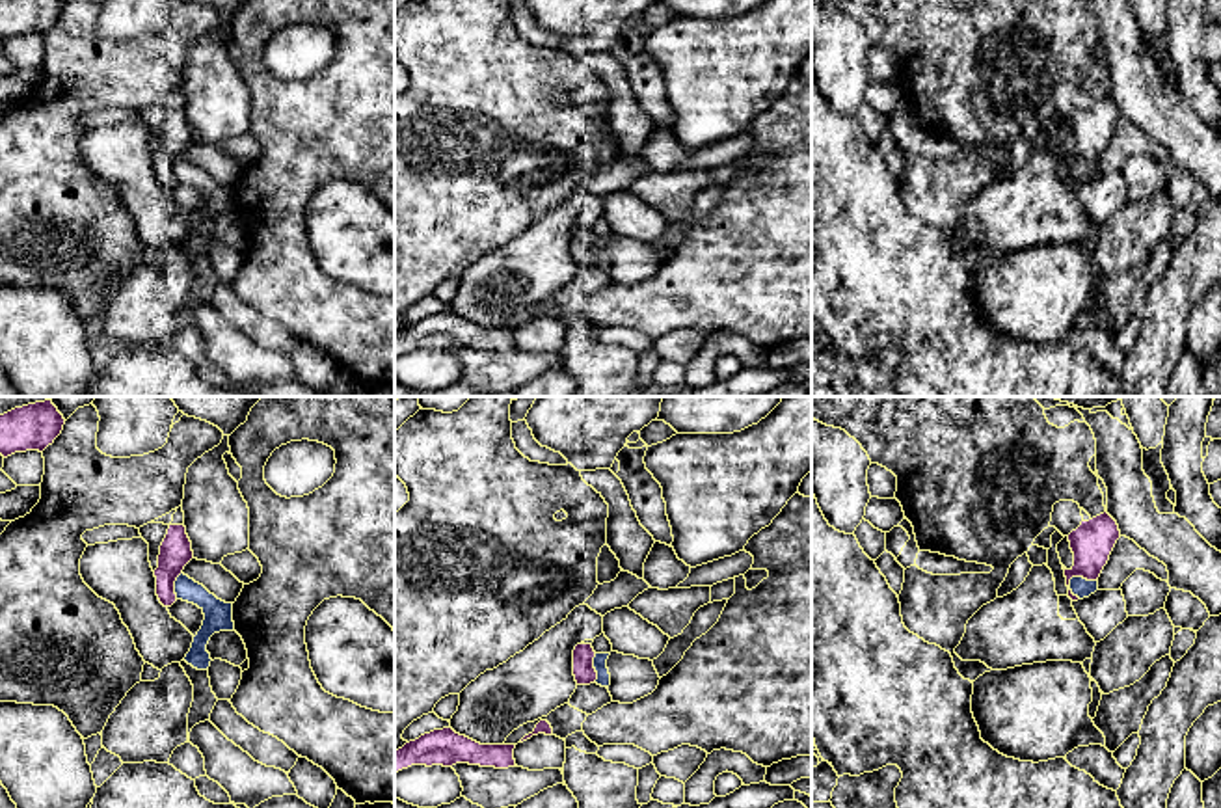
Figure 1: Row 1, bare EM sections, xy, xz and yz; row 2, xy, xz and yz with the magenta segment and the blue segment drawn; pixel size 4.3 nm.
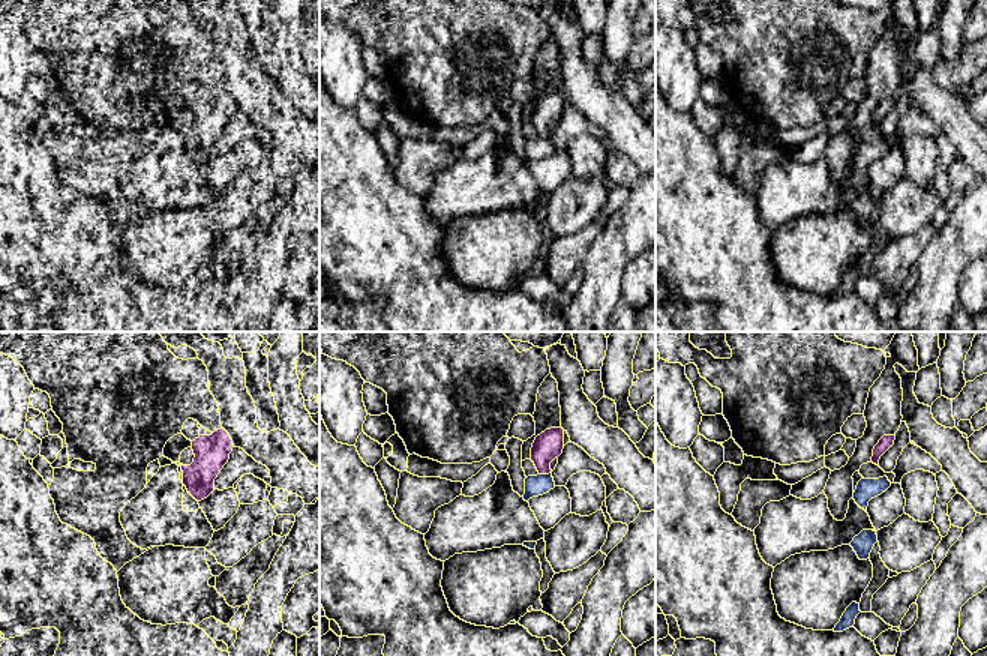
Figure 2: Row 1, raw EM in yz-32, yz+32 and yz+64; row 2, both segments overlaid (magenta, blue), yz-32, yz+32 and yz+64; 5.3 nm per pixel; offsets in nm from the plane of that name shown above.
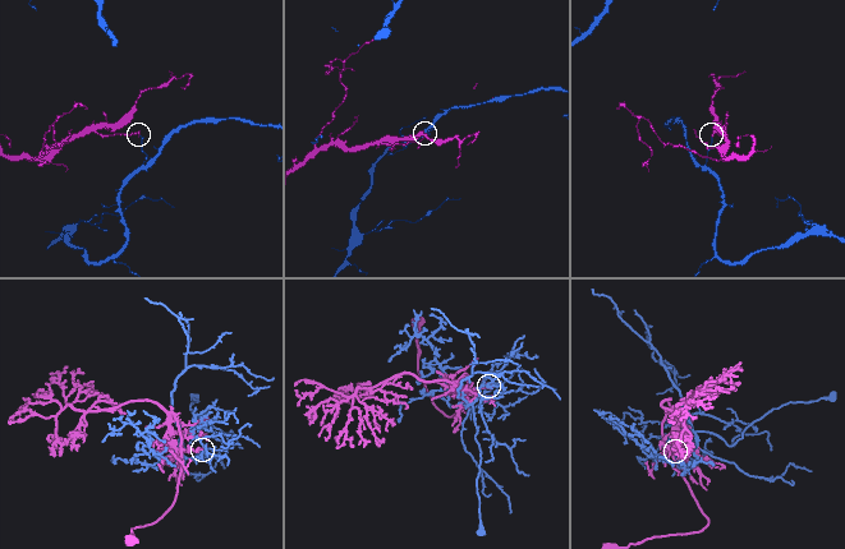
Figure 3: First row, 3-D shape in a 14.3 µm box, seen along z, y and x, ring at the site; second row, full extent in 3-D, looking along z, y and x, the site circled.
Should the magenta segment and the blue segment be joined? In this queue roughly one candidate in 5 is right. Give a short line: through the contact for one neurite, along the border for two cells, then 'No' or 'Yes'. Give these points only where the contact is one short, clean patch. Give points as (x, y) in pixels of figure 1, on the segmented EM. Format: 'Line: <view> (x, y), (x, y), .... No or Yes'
No

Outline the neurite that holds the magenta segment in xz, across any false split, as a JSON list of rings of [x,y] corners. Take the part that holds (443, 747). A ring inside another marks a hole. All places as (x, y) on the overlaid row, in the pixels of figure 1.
[[[452,728],[434,730],[395,750],[395,774],[411,765],[469,763],[480,767],[508,769],[516,767],[516,745],[480,745]]]

